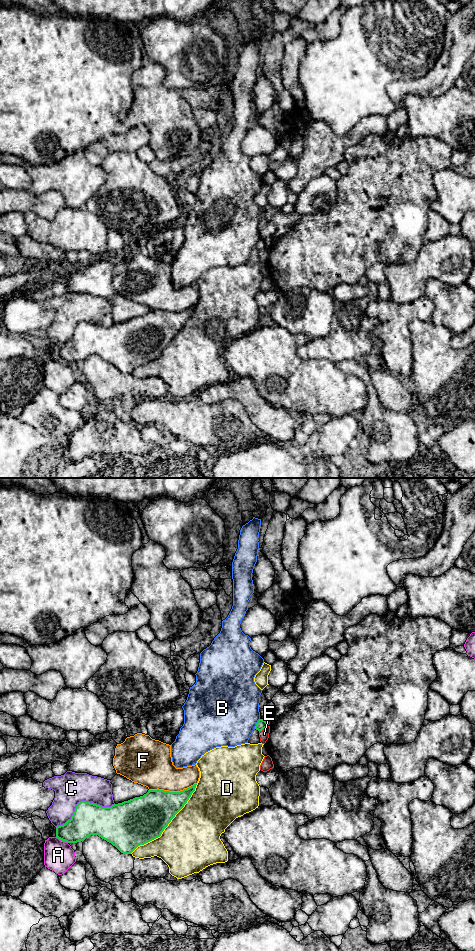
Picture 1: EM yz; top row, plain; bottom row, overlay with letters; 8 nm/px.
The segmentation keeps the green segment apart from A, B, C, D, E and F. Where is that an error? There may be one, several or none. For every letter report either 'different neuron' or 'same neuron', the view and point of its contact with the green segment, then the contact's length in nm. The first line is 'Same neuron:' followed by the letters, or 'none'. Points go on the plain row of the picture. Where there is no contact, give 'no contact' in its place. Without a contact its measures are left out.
Same neuron: none
A: different neuron; meets green in yz at (62, 360); contact 110 nm long
B: different neuron; meets green in yz at (256, 243); contact 100 nm long
C: different neuron; meets green in yz at (81, 321); contact 500 nm long
D: different neuron; meets green in yz at (167, 345); contact 800 nm long
E: different neuron; meets green in yz at (263, 248); contact 90 nm long
F: different neuron; meets green in yz at (172, 312); contact 380 nm long

